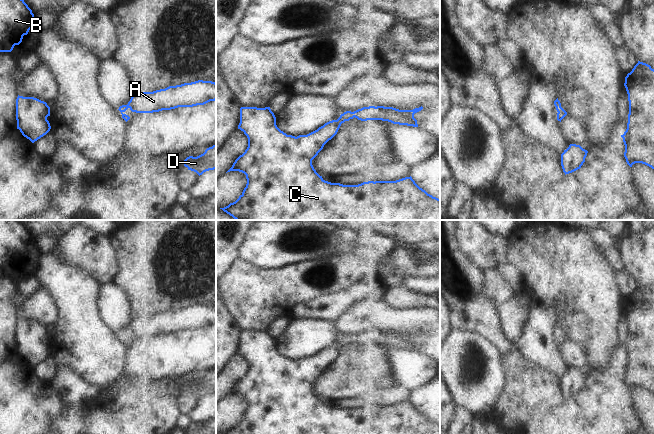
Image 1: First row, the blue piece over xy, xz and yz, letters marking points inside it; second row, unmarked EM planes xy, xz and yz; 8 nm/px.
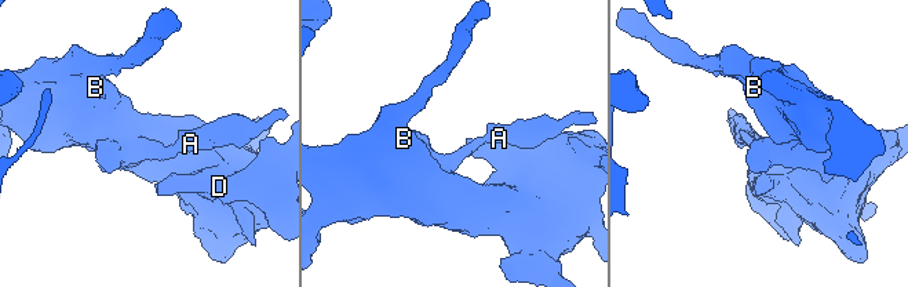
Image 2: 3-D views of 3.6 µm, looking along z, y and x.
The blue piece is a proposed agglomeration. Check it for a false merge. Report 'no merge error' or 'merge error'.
no merge error

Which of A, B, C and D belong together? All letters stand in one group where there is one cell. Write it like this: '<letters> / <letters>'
A B C D

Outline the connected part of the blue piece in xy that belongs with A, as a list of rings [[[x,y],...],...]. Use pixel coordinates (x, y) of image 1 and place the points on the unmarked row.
[[[198,304],[153,316],[133,318],[127,329],[119,331],[122,342],[127,346],[130,341],[124,336],[129,332],[136,337],[153,337],[178,331],[204,329],[216,324],[216,307]]]

